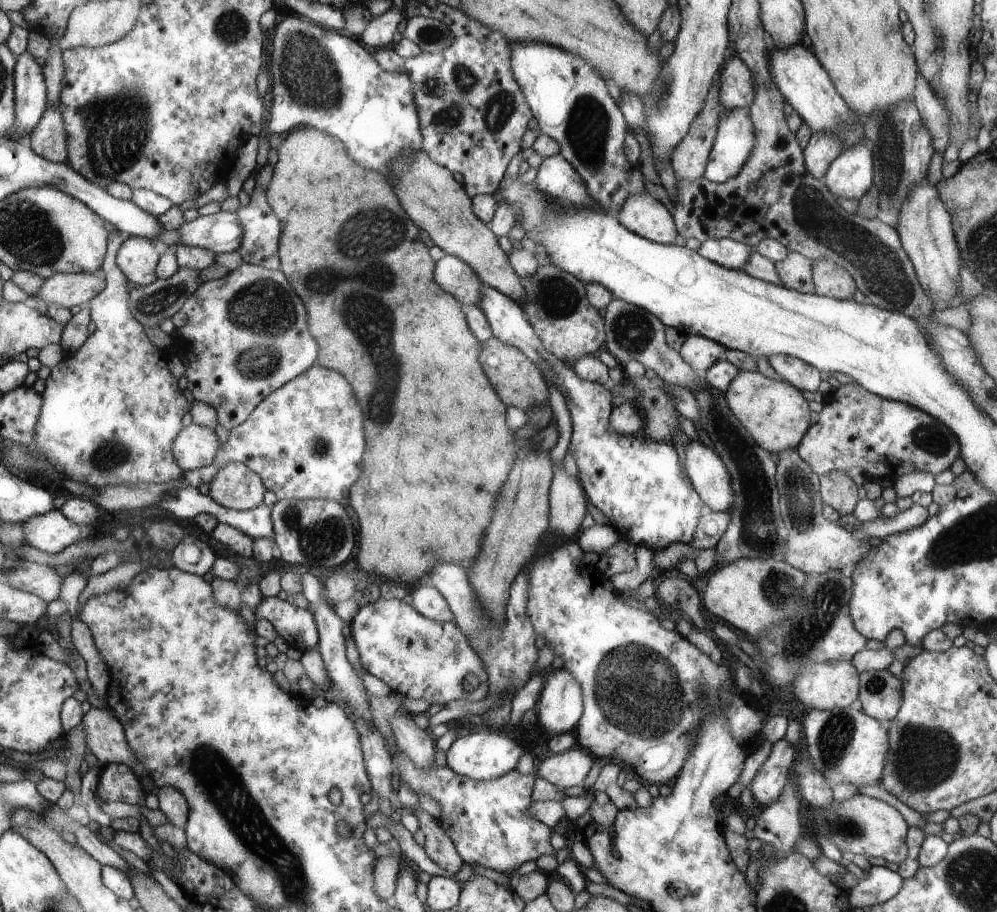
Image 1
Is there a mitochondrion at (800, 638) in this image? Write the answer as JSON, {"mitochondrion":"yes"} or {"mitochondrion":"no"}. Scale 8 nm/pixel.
{"mitochondrion":"yes"}

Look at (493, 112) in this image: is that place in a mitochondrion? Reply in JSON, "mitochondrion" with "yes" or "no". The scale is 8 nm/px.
{"mitochondrion":"yes"}

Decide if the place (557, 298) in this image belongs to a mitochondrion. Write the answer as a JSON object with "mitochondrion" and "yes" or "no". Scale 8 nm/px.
{"mitochondrion":"yes"}

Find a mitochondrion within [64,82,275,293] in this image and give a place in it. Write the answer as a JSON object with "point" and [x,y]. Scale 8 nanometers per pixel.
{"point":[117,126]}

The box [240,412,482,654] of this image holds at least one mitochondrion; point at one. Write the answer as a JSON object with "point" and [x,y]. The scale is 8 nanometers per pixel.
{"point":[317,540]}

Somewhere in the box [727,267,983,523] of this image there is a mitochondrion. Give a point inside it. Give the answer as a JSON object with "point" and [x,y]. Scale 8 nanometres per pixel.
{"point":[928,439]}

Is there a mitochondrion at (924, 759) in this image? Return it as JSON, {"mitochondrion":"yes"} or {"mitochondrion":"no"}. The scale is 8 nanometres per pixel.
{"mitochondrion":"yes"}

